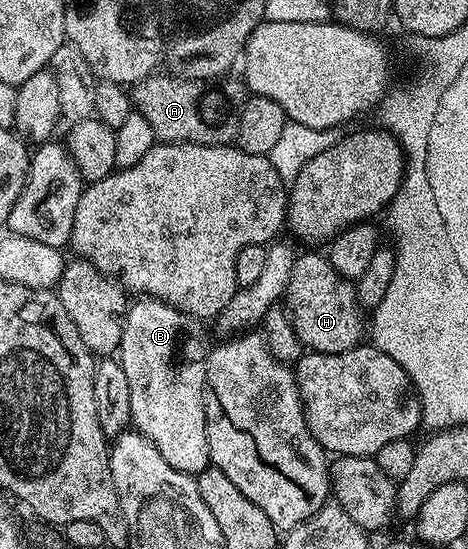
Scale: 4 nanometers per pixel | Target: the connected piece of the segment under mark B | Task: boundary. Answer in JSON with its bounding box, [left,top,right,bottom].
[120,301,211,476]

